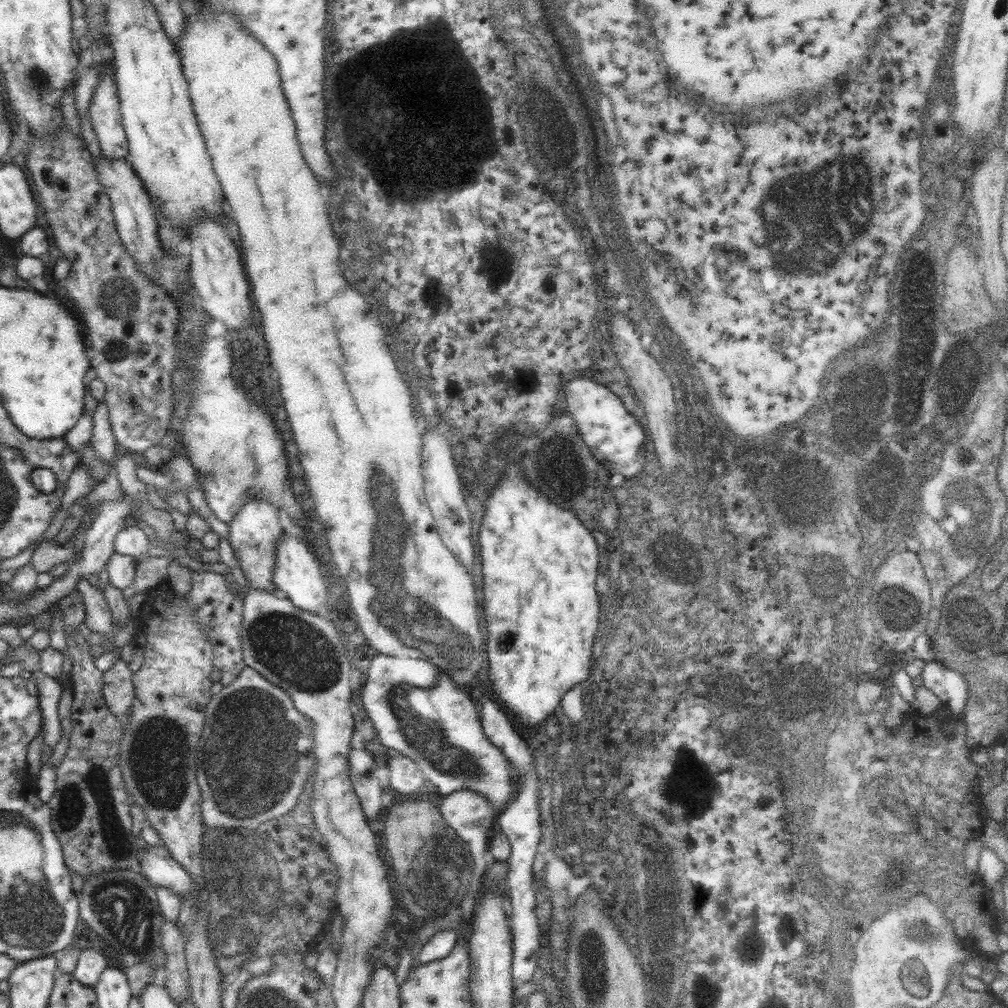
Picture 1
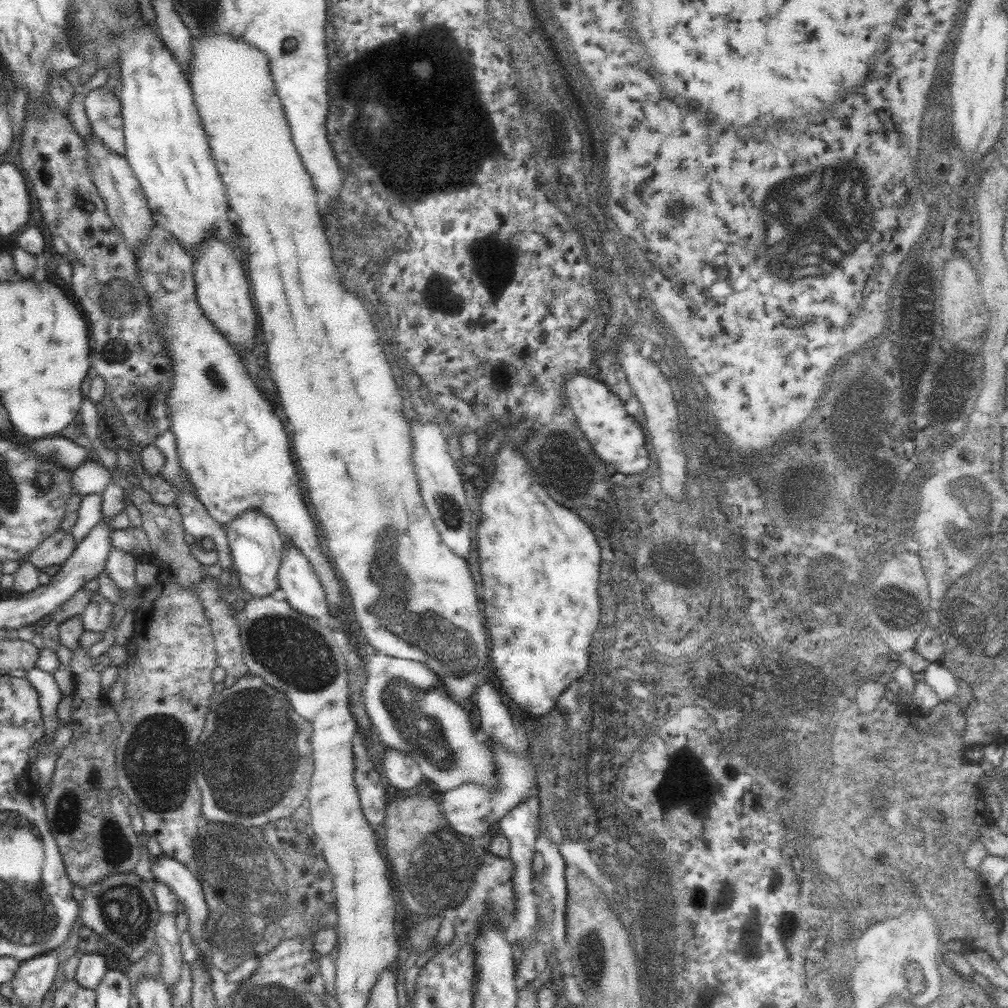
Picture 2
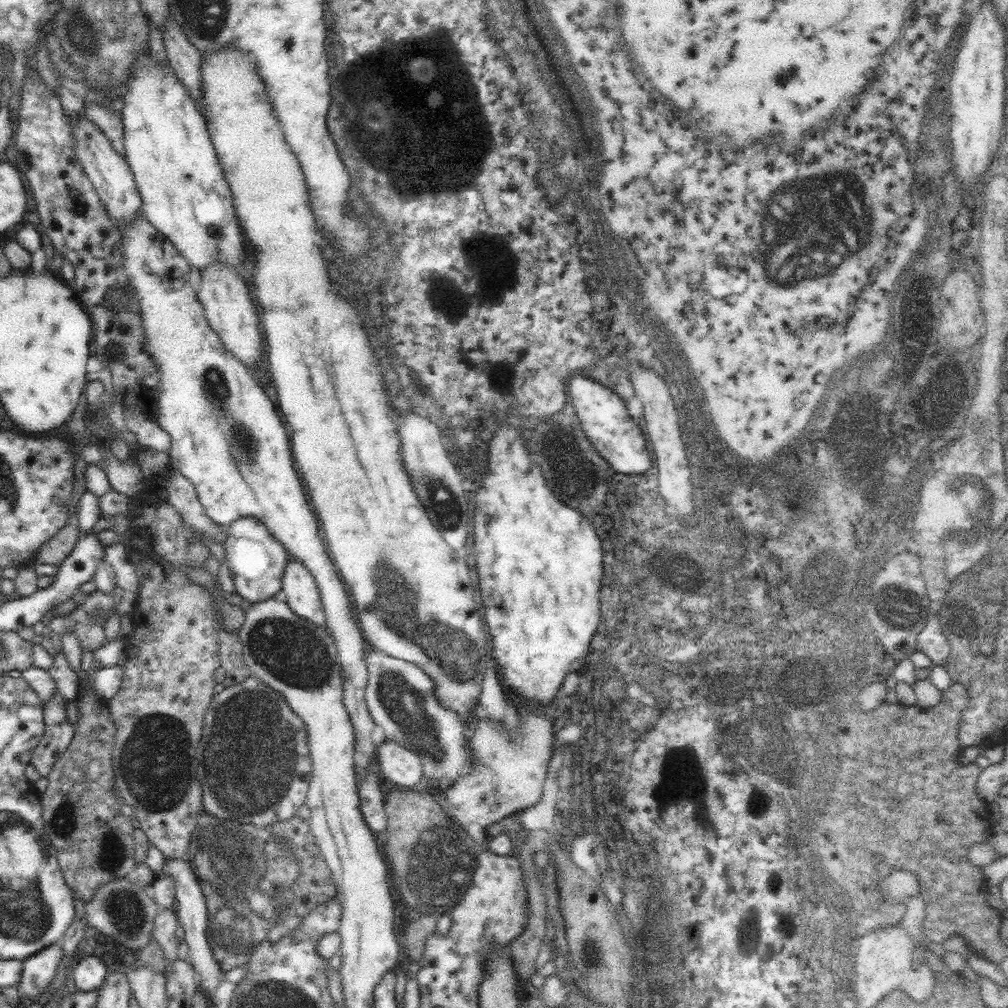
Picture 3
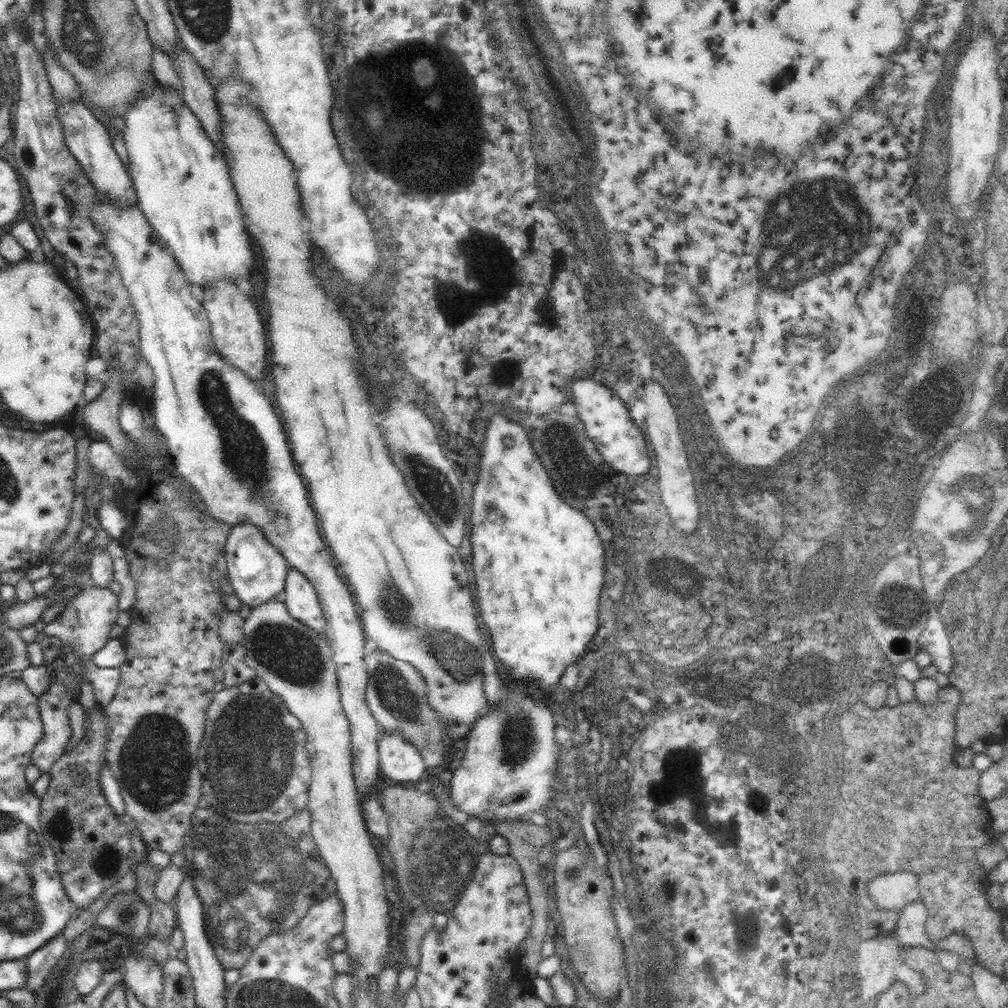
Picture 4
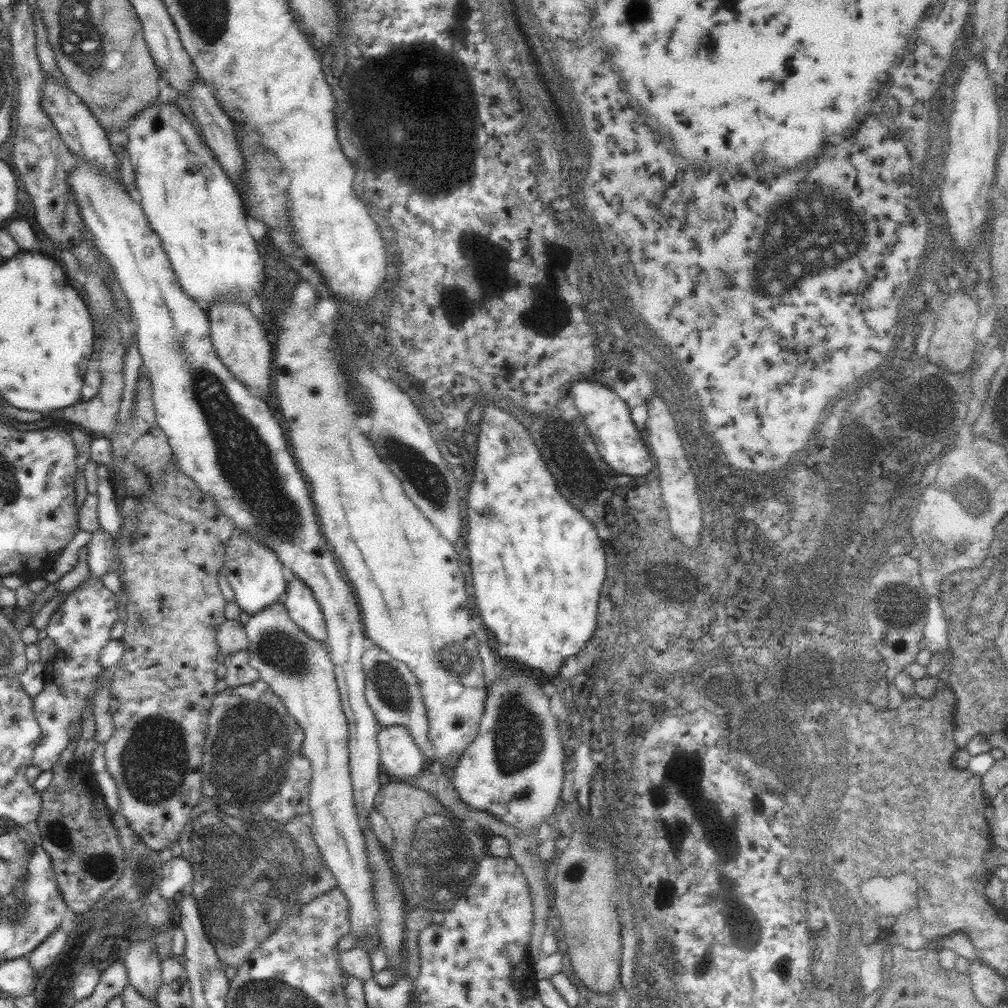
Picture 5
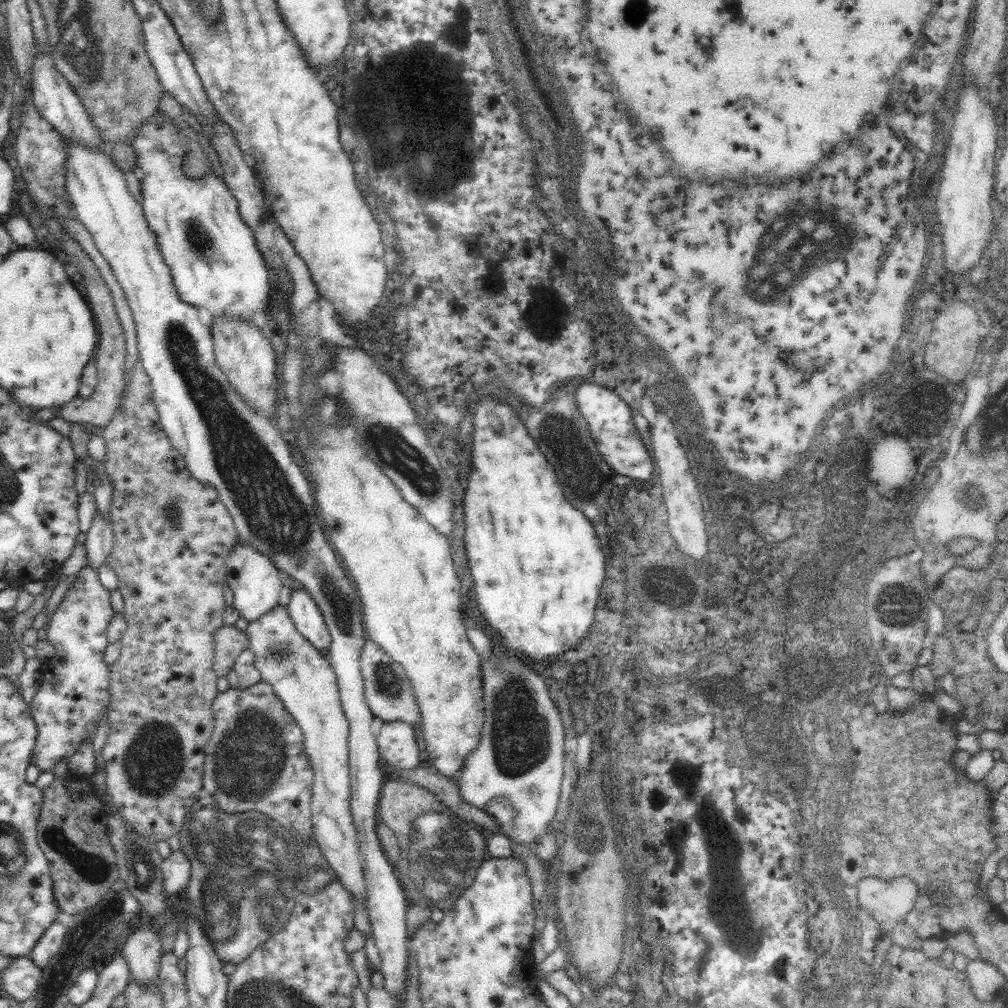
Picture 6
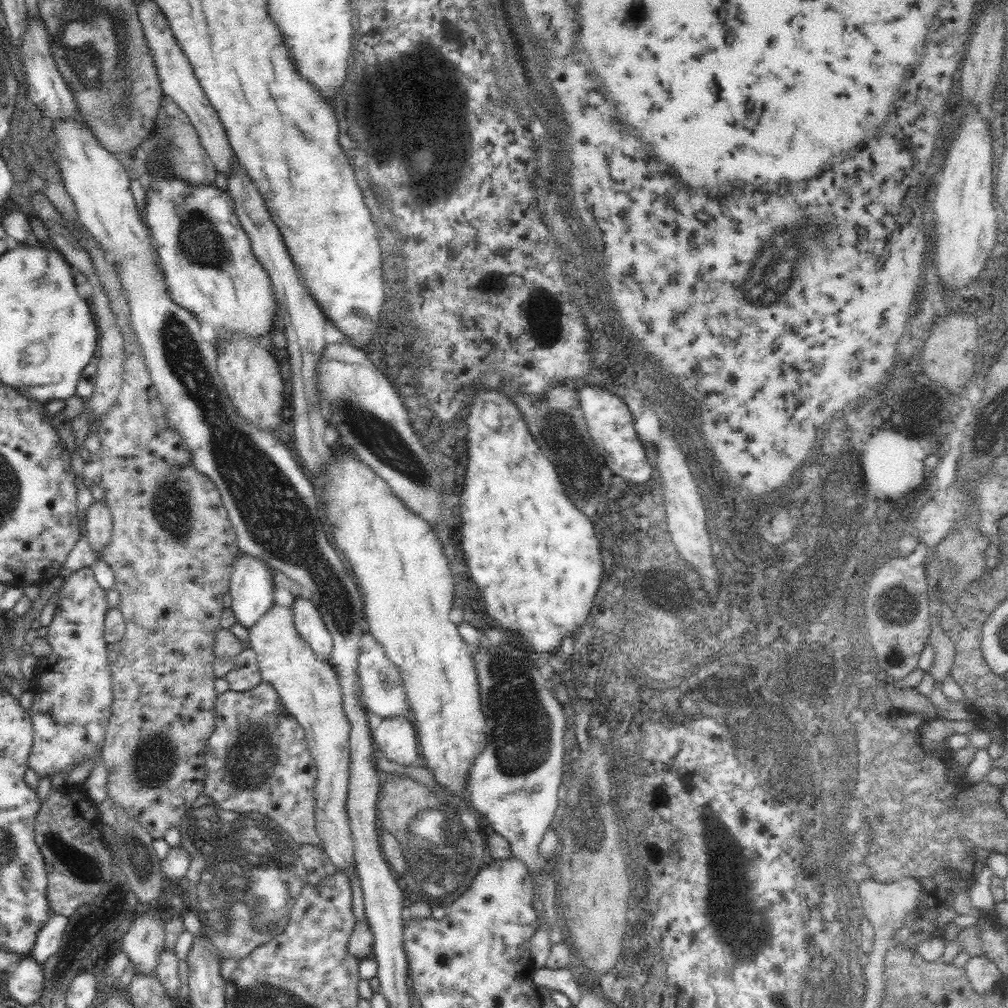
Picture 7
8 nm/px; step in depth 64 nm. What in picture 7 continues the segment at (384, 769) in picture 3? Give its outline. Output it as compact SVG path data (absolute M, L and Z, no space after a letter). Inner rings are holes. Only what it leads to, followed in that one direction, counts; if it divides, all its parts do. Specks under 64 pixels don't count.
M407 717L384 718L375 730L373 740L396 764L408 766L421 760L414 722Z

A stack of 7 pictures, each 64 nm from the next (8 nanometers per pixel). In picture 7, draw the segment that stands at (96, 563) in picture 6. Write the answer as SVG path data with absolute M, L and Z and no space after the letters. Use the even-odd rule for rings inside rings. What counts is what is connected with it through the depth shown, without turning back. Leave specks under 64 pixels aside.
M93 502L86 513L86 533L88 544L94 550L98 559L102 559L102 552L110 544L113 530L113 518L106 502Z

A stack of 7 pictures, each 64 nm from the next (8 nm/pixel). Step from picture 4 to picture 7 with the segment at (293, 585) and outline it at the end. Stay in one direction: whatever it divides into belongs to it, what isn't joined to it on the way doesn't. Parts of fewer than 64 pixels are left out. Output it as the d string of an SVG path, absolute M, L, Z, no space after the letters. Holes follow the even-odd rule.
M298 595L290 609L293 611L296 631L310 644L312 651L320 660L330 662L333 638L312 599Z

